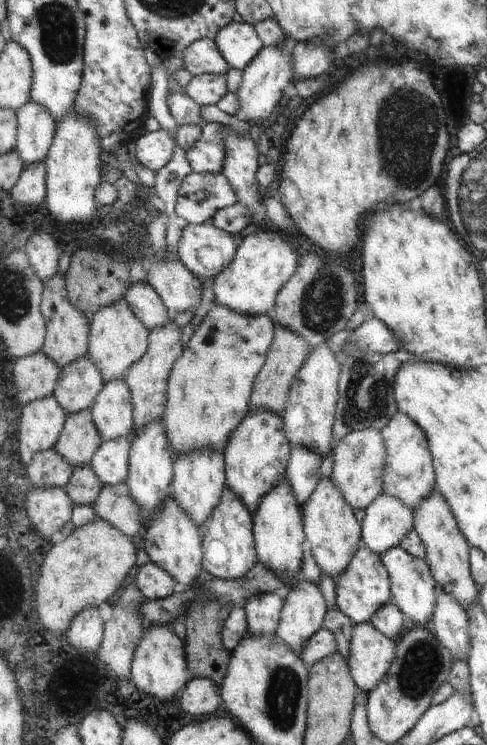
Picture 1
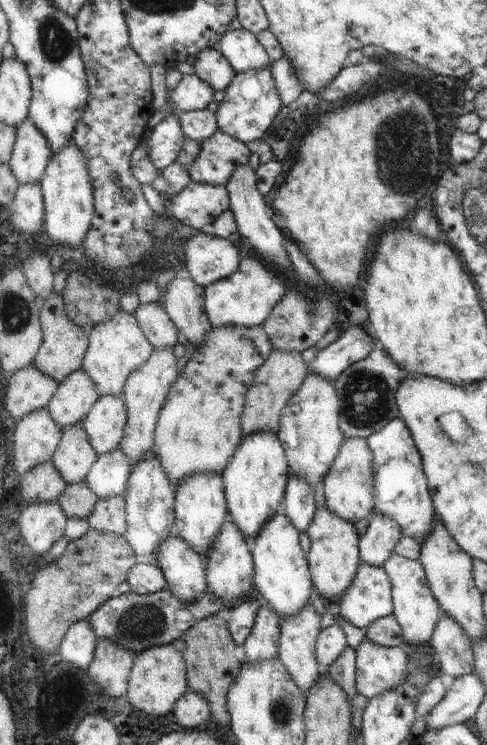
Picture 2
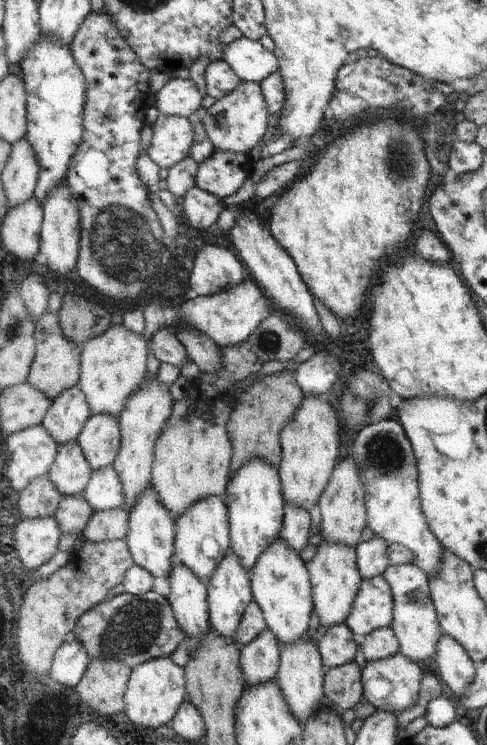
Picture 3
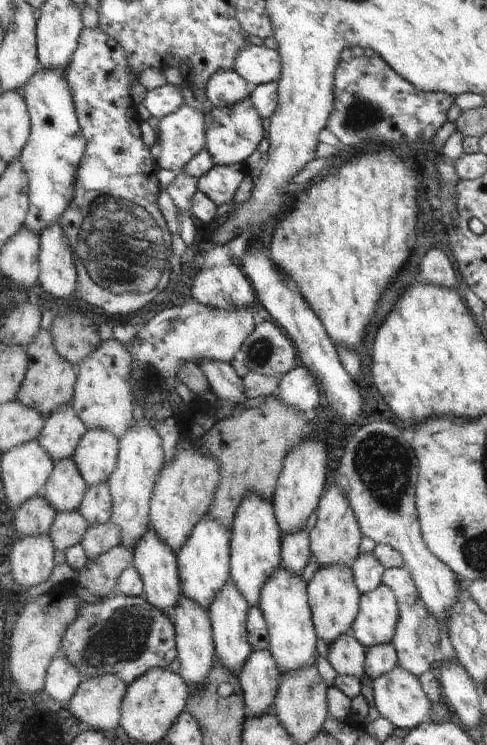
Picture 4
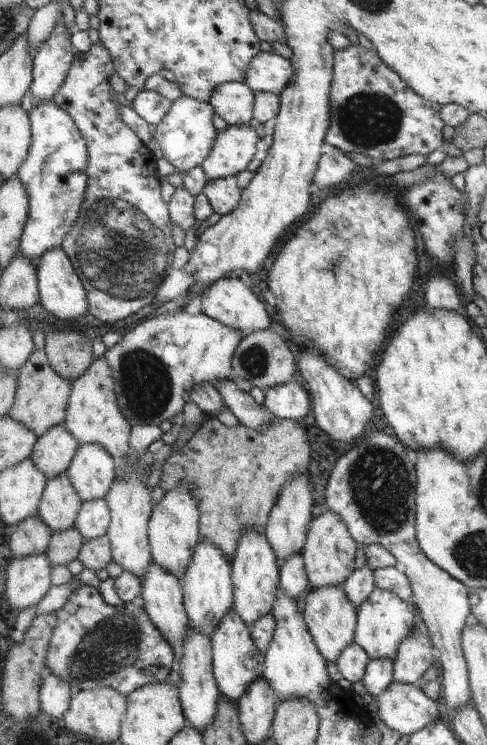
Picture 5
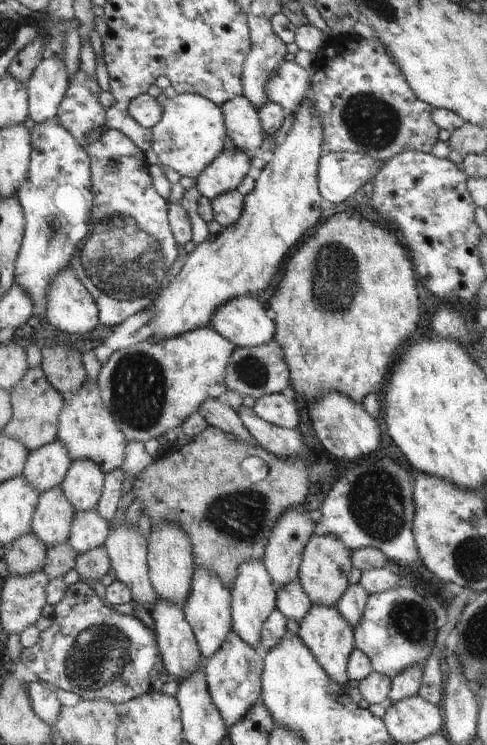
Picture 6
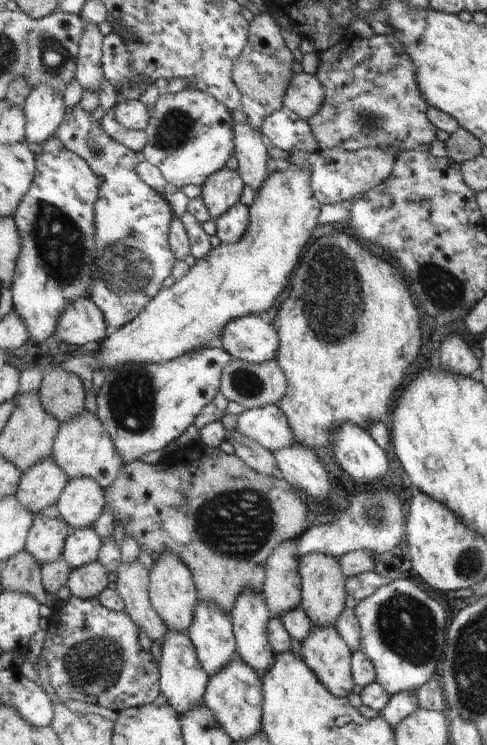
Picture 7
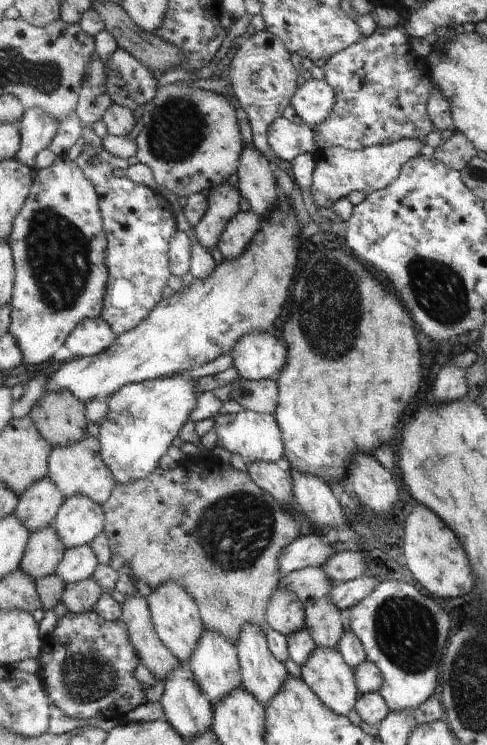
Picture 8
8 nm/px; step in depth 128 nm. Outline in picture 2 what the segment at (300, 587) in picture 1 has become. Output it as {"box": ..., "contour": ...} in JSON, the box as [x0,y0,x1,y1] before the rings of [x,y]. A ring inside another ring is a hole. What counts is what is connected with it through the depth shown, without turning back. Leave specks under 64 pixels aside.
{"box":[280,603,323,698],"contour":[[[310,603],[306,608],[303,608],[298,616],[281,622],[281,628],[280,660],[286,666],[287,673],[290,673],[295,684],[298,685],[298,688],[302,690],[302,694],[307,698],[323,675],[323,667],[318,662],[317,657],[318,637],[322,632],[321,618],[315,613],[315,608]]]}

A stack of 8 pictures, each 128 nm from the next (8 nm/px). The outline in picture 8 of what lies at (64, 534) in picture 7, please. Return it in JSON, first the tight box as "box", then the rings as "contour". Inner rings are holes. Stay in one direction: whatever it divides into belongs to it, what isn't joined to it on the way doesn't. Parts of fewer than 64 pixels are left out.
{"box":[22,524,66,581],"contour":[[[54,524],[37,530],[30,534],[30,542],[22,560],[23,572],[27,572],[27,576],[35,581],[56,574],[65,552],[66,545],[59,532],[55,532]]]}

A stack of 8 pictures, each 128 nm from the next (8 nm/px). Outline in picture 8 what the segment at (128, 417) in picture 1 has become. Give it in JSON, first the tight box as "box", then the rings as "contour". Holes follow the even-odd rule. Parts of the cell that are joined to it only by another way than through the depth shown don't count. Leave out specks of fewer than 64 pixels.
{"box":[55,494,106,550],"contour":[[[75,494],[66,498],[56,521],[55,532],[63,538],[66,550],[93,543],[106,527],[106,513],[91,496]]]}

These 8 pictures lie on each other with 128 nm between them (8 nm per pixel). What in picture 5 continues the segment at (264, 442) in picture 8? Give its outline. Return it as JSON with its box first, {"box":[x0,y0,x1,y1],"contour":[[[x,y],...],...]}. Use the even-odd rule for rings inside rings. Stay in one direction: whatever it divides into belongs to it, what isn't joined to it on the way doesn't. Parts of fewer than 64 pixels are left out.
{"box":[263,380,311,421],"contour":[[[296,380],[289,384],[281,384],[266,389],[265,391],[266,397],[263,404],[279,420],[299,421],[303,420],[311,412],[311,396]]]}

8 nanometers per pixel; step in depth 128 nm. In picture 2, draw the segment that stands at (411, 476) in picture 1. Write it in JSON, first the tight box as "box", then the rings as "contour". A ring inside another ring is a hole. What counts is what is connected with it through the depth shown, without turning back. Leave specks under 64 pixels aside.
{"box":[366,418,436,545],"contour":[[[401,418],[389,422],[385,428],[376,431],[366,439],[367,445],[374,453],[374,480],[375,480],[375,503],[374,512],[395,520],[400,527],[403,536],[413,538],[423,545],[433,533],[436,518],[433,494],[430,492],[429,480],[425,472],[422,454],[414,442],[413,433],[409,426]]]}

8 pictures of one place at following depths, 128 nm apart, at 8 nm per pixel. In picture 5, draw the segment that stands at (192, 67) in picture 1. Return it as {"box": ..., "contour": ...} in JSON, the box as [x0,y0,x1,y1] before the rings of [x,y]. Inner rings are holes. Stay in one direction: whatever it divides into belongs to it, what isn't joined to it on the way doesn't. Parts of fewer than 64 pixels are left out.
{"box":[211,82,256,126],"contour":[[[227,82],[221,84],[214,90],[214,95],[211,96],[211,106],[215,109],[217,115],[219,115],[228,126],[235,126],[235,124],[252,124],[256,123],[253,116],[255,110],[255,92],[252,88],[247,86],[245,82]]]}

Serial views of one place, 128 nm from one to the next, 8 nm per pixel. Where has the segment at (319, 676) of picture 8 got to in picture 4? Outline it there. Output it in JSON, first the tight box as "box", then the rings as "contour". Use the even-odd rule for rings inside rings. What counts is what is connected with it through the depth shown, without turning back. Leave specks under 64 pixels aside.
{"box":[308,564,360,645],"contour":[[[331,564],[327,568],[318,568],[308,583],[310,606],[318,637],[327,645],[347,634],[354,636],[353,623],[360,610],[360,595],[355,584],[355,574],[347,564]]]}

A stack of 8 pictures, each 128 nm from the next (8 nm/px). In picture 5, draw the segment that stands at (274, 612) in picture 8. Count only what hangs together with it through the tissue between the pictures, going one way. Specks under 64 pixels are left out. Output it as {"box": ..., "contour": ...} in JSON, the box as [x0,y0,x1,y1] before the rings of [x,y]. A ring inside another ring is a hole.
{"box":[266,472,314,565],"contour":[[[305,472],[287,482],[279,496],[278,503],[275,504],[270,514],[270,523],[266,528],[267,538],[271,542],[271,548],[275,548],[275,556],[279,556],[280,565],[287,560],[287,556],[302,554],[310,534],[311,523],[314,522],[313,483],[307,476],[308,474],[309,472]]]}

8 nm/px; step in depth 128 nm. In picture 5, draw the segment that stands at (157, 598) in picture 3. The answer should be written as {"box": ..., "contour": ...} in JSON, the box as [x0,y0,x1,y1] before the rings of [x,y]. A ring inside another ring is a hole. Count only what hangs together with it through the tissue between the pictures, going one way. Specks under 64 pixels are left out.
{"box":[47,581,177,697],"contour":[[[77,581],[74,593],[66,605],[57,610],[57,616],[59,626],[55,628],[51,648],[47,652],[47,668],[57,678],[71,684],[73,690],[99,690],[103,686],[111,686],[128,697],[147,684],[169,681],[171,670],[177,668],[177,656],[171,648],[171,642],[163,636],[141,605],[134,603],[109,605],[97,587]]]}

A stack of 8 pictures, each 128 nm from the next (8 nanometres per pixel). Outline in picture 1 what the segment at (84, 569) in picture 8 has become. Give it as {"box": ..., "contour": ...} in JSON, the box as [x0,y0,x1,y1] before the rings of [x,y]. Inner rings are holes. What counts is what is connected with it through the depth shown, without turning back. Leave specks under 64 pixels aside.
{"box":[92,438,131,486],"contour":[[[131,438],[103,443],[92,461],[92,470],[104,486],[118,486],[130,479]]]}

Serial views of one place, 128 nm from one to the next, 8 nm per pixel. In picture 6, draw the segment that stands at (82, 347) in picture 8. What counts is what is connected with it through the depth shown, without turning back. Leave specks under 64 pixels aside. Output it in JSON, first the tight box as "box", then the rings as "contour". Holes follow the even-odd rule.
{"box":[44,266,99,336],"contour":[[[67,266],[51,282],[44,314],[46,320],[65,334],[81,336],[99,328],[99,307],[71,271],[71,266]]]}

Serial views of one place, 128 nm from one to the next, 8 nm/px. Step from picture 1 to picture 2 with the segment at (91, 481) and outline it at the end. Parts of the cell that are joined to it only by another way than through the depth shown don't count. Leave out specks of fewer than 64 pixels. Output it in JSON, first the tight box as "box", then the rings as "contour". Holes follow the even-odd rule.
{"box":[58,484,100,520],"contour":[[[86,484],[69,485],[66,492],[59,498],[58,504],[62,506],[67,519],[88,520],[100,502],[98,495]]]}

